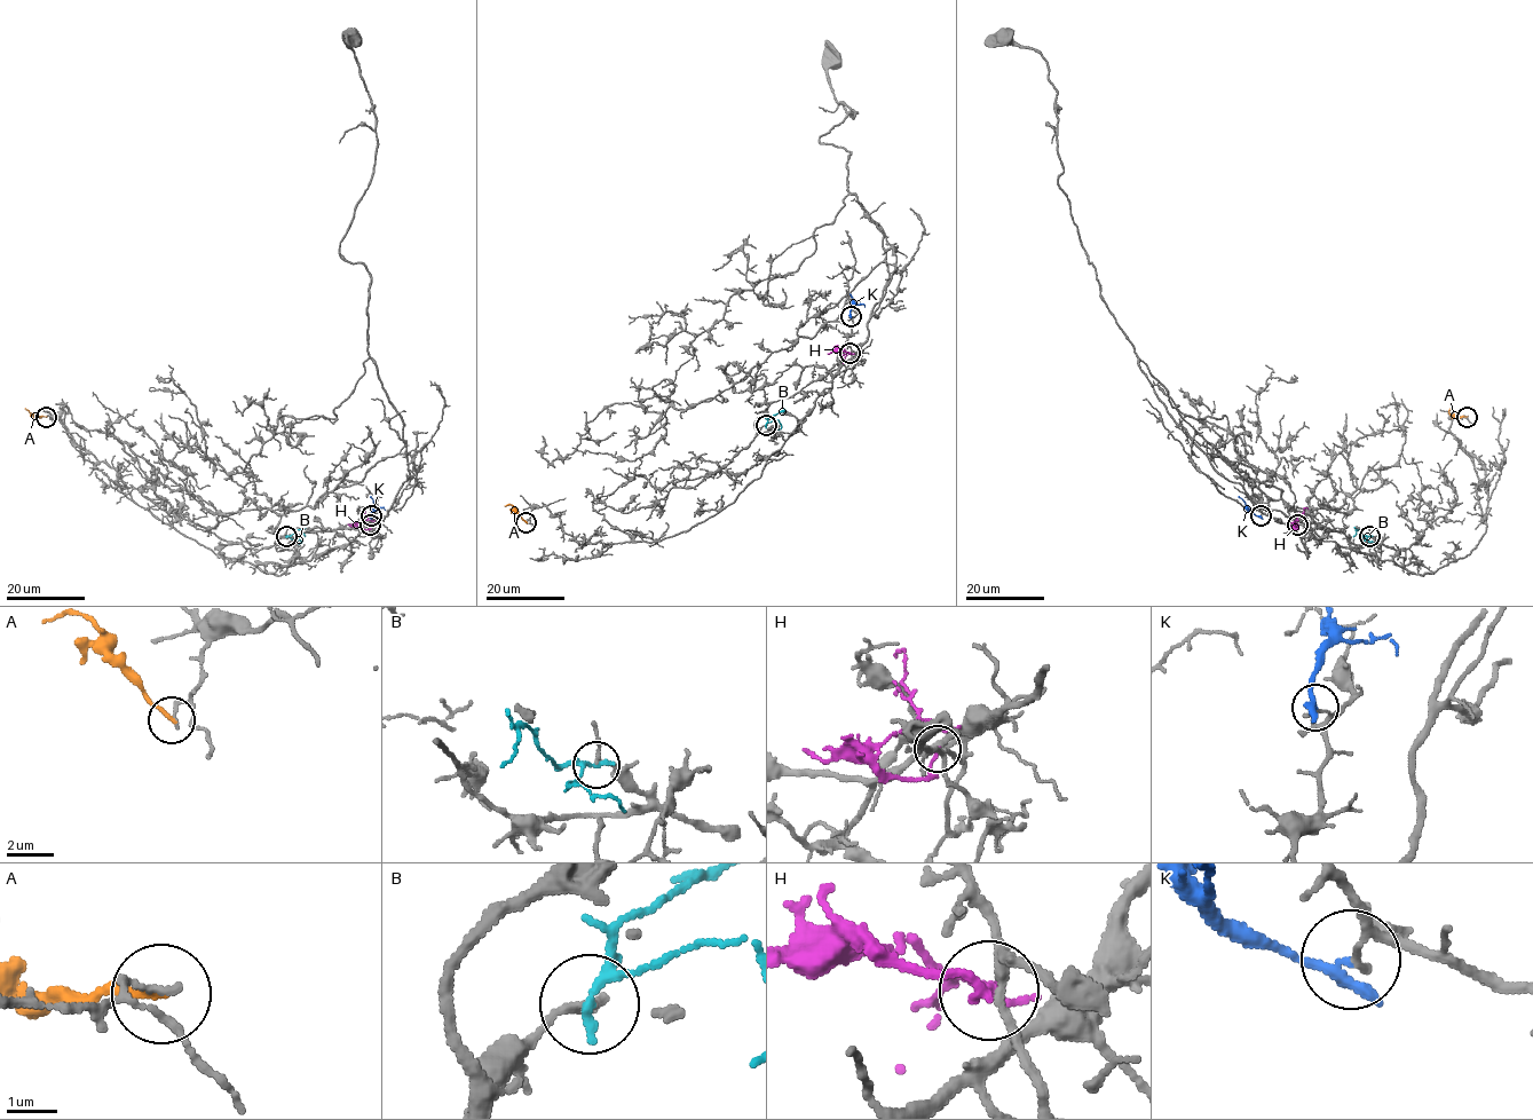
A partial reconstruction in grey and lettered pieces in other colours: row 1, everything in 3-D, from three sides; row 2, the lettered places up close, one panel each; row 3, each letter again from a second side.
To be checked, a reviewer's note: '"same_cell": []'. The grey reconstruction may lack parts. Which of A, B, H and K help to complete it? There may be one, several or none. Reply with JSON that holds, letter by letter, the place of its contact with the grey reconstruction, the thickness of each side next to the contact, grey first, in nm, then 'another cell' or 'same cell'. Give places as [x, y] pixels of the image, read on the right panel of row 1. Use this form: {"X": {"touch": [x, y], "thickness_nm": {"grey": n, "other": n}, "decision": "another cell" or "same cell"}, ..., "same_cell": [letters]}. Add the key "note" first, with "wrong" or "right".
{"note": "right", "A": {"touch": [1467, 417], "thickness_nm": {"grey": 150, "other": 140}, "decision": "another cell"}, "B": {"touch": [1369, 536], "thickness_nm": {"grey": 120, "other": 180}, "decision": "another cell"}, "H": {"touch": [1297, 525], "thickness_nm": {"grey": 150, "other": 120}, "decision": "another cell"}, "K": {"touch": [1261, 515], "thickness_nm": {"grey": 100, "other": 320}, "decision": "another cell"}, "same_cell": []}

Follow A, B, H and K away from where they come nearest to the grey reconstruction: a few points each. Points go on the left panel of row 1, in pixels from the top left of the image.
A: (47, 416), (34, 416), (25, 408)
B: (285, 536), (298, 529), (305, 536)
H: (370, 525), (368, 529), (361, 527), (368, 518), (363, 509)
K: (371, 515), (370, 496)

